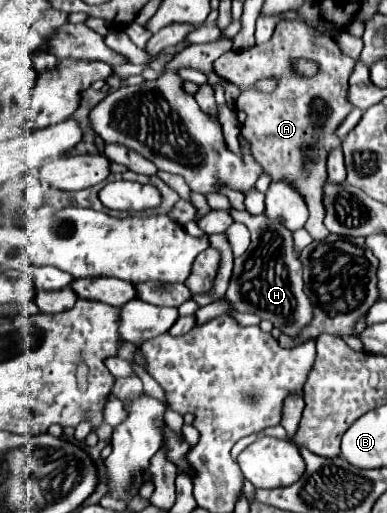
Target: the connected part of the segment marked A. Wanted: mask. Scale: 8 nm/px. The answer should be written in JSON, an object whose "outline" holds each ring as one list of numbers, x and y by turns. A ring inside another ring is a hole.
{"outline":[[281,21,277,23,275,33,267,43,255,45,245,53,223,53,213,63,213,71,217,75,241,89,237,107,247,113,247,121,241,125,241,133,251,143,253,157,265,169,271,181,289,181,289,185,293,185,293,189,305,197,305,203,309,207,305,229,317,241,329,235,323,225,323,187,327,183,325,159,329,155,329,149,341,147,341,139,335,135,335,131,341,121,345,121,345,117,353,111,353,105,347,99,353,65,355,59,345,57,334,38,317,33,313,27,301,21],[293,57,317,61,319,73,311,79,293,75,289,65],[265,77,279,79,279,87,269,95,251,89,255,81]]}

